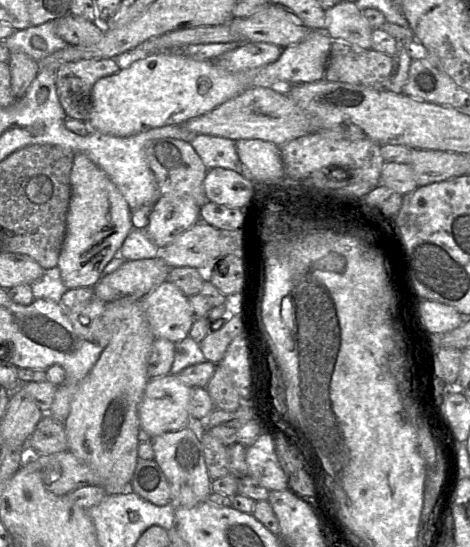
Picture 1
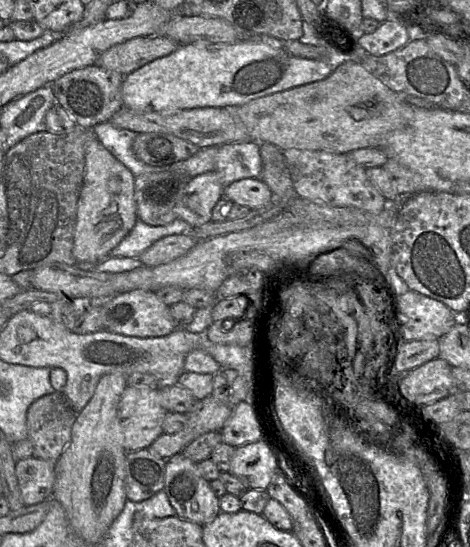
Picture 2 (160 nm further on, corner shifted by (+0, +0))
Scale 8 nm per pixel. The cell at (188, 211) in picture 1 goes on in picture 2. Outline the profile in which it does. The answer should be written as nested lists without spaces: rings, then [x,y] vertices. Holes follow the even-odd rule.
[[[209,171],[189,179],[181,189],[174,205],[176,219],[189,224],[191,228],[212,220],[212,210],[223,198],[224,186],[215,171]]]

